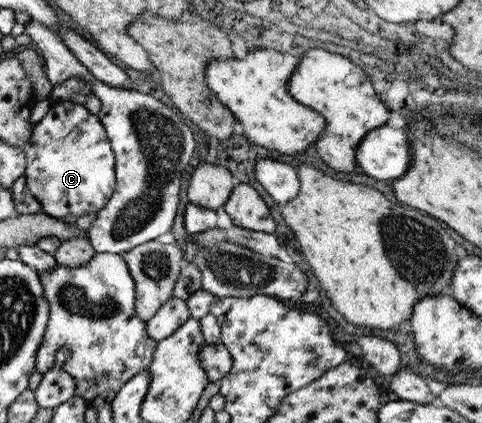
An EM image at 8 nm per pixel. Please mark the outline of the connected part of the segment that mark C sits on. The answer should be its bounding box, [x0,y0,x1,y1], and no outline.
[22,100,115,220]

